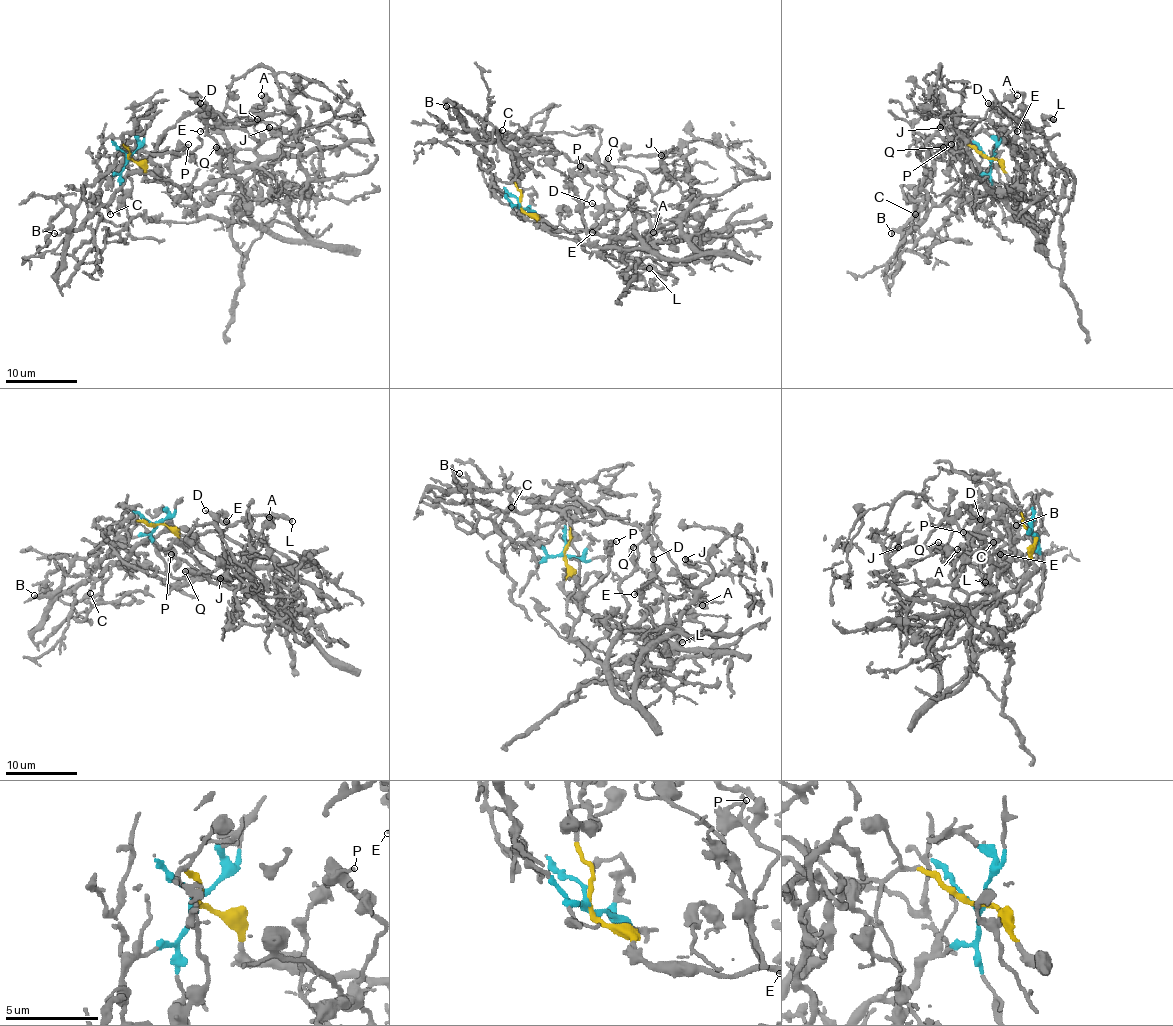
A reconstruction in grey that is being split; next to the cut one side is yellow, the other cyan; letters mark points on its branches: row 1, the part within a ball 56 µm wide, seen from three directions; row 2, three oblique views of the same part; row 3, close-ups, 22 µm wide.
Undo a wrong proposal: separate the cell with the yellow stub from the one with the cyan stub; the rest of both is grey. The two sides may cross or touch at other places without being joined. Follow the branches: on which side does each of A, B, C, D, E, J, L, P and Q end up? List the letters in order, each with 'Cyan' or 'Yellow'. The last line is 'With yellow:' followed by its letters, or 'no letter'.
A: Yellow
B: Cyan
C: Cyan
D: Yellow
E: Yellow
J: Yellow
L: Yellow
P: Yellow
Q: Yellow
With yellow: A, D, E, J, L, P, Q

